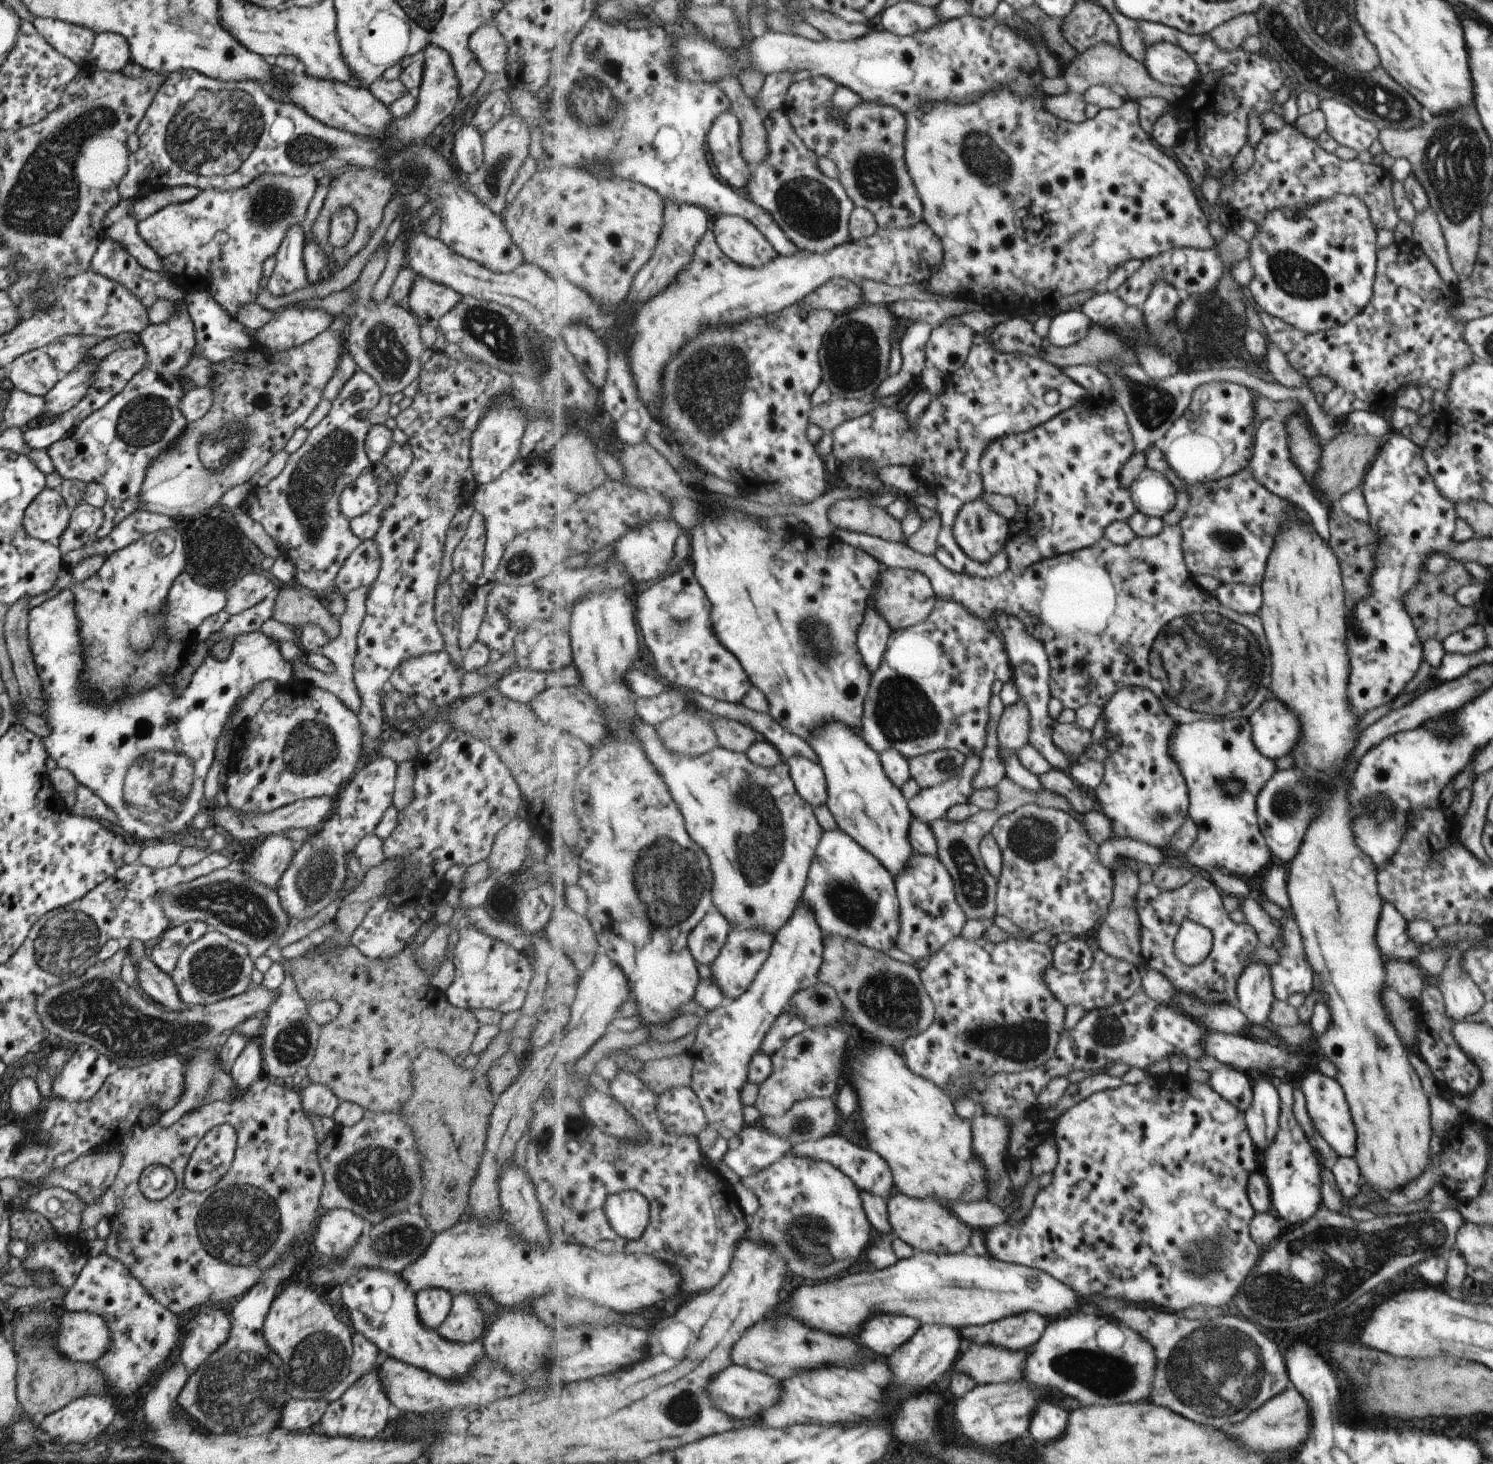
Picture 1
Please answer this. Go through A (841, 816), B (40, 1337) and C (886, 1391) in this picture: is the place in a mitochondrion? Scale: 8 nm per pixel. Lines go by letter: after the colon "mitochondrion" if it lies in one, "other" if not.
A: other
B: mitochondrion
C: other

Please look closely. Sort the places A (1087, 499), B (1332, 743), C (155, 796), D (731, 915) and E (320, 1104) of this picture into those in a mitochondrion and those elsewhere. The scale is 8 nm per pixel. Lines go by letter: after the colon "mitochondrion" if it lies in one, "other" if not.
A: mitochondrion
B: other
C: mitochondrion
D: other
E: other

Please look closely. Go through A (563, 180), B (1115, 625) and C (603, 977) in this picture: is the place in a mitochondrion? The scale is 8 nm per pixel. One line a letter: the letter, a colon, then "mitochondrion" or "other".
A: other
B: other
C: other

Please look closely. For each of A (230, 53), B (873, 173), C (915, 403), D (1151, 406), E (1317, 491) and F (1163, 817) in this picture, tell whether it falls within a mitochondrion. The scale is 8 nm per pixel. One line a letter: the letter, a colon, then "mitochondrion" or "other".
A: other
B: mitochondrion
C: other
D: mitochondrion
E: other
F: mitochondrion

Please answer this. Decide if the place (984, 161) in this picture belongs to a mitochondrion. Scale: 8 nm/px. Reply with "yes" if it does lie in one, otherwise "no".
yes

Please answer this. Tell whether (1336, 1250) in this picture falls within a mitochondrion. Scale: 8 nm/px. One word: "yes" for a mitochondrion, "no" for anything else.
yes

